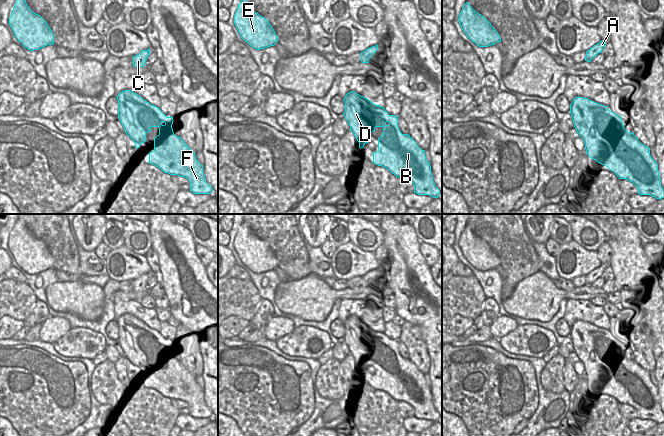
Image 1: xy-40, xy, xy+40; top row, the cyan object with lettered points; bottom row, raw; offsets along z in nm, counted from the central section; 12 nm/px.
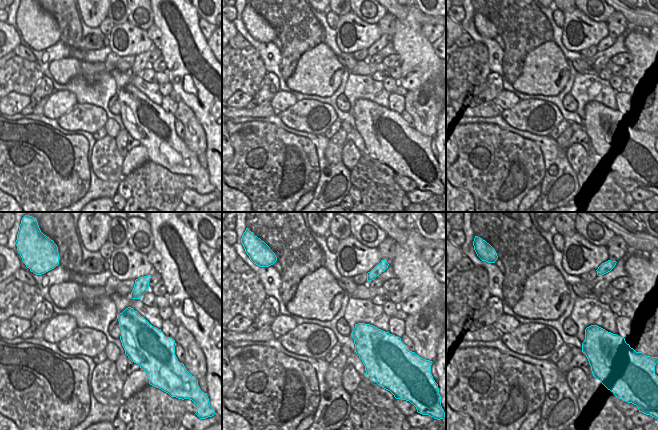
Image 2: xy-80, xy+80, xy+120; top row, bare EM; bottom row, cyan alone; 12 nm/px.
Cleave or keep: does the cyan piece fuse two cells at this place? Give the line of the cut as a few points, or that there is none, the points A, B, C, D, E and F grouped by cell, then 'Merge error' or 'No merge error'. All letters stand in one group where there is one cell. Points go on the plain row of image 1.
No split. Groups: A B C D E F. No merge error.

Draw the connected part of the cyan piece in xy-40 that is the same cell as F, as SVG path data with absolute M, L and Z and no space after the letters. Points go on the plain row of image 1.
M124 314L116 321L118 324L118 342L125 357L134 365L136 373L146 365L146 358L151 355L152 351L159 352L159 358L154 362L154 374L149 377L149 387L164 397L187 402L190 406L190 415L193 418L210 418L213 412L206 406L203 389L197 385L195 376L173 356L173 341L167 341L159 331L151 329L131 314Z

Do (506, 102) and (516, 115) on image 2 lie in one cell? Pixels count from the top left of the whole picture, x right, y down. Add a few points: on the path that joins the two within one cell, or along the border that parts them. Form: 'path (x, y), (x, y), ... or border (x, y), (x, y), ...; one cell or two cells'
border (521, 100), (503, 111); two cells

